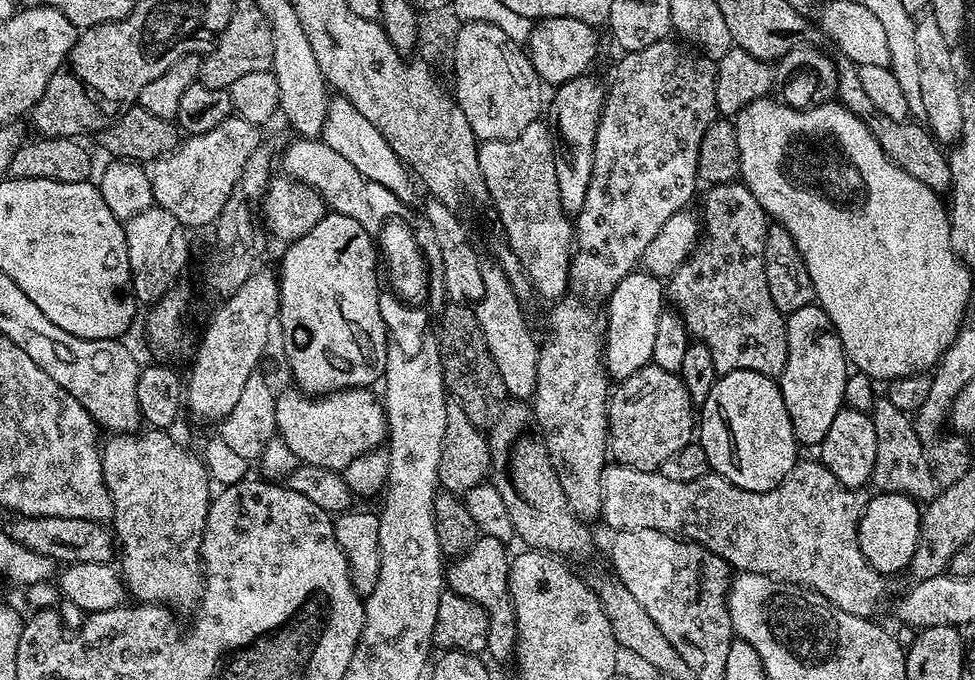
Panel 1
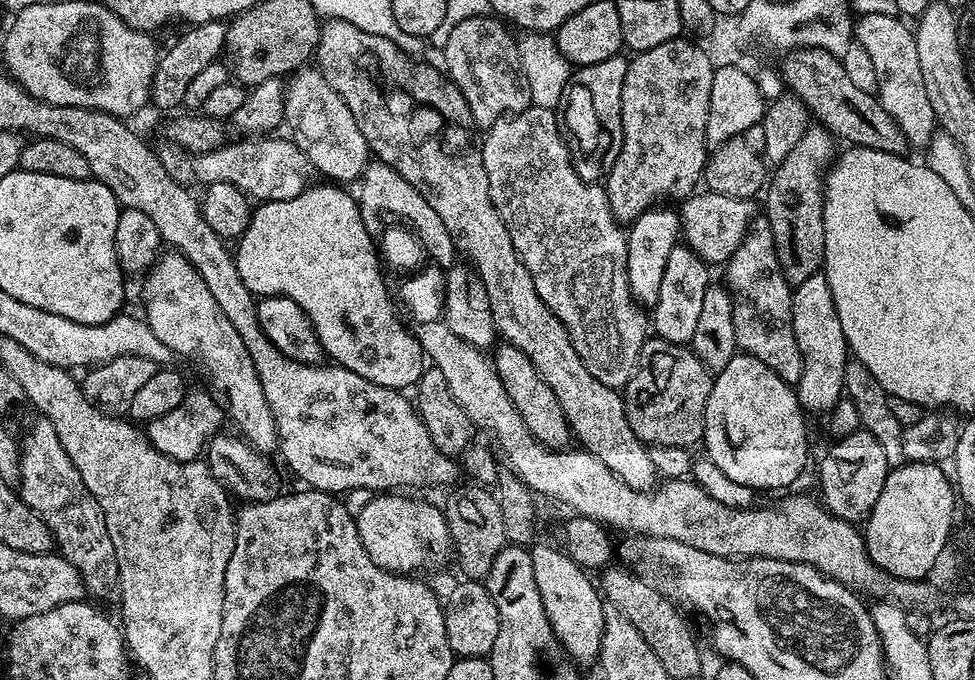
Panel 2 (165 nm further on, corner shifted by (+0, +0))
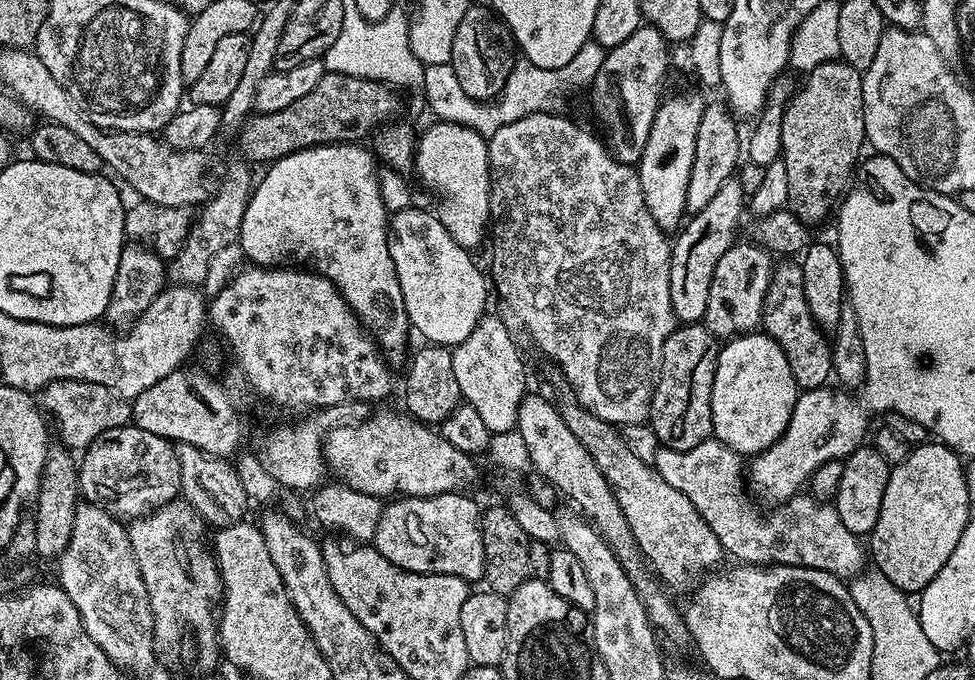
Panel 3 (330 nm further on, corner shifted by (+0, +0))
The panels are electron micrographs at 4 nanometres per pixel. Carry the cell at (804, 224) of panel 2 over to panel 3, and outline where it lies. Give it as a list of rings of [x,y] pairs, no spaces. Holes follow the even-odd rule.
[[[837,58],[807,73],[803,80],[804,85],[801,88],[799,85],[795,89],[792,99],[784,107],[780,155],[786,166],[789,182],[787,211],[795,214],[803,224],[815,226],[831,207],[833,209],[837,205],[842,193],[849,187],[858,167],[858,161],[861,159],[860,151],[866,148],[864,103],[862,102],[864,78],[854,66]]]

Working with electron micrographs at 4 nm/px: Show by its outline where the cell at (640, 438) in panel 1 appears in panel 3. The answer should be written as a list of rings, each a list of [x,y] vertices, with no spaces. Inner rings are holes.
[[[680,324],[666,338],[666,346],[662,346],[662,362],[656,373],[656,387],[652,389],[652,410],[650,423],[654,434],[661,445],[674,450],[694,450],[698,442],[712,436],[712,391],[714,390],[714,374],[721,341],[711,330],[699,324]]]

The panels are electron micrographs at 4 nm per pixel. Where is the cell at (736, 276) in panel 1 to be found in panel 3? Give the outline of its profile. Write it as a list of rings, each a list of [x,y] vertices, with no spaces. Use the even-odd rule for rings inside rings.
[[[792,258],[780,263],[772,270],[772,281],[764,303],[762,328],[770,338],[774,338],[774,342],[778,342],[778,346],[782,346],[790,362],[790,374],[794,374],[797,389],[820,388],[827,380],[833,379],[832,345],[825,329],[819,328],[810,314],[799,263]]]

